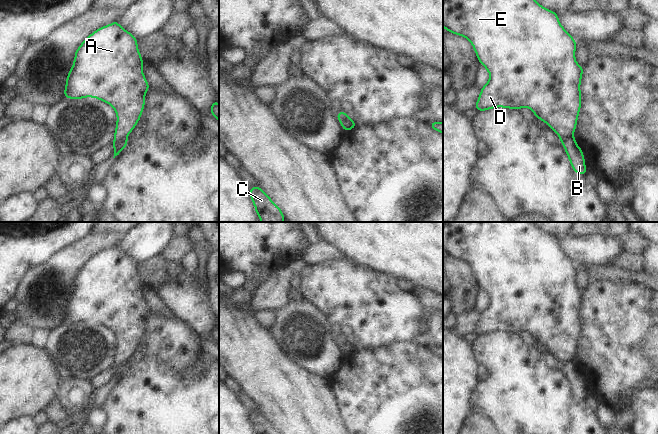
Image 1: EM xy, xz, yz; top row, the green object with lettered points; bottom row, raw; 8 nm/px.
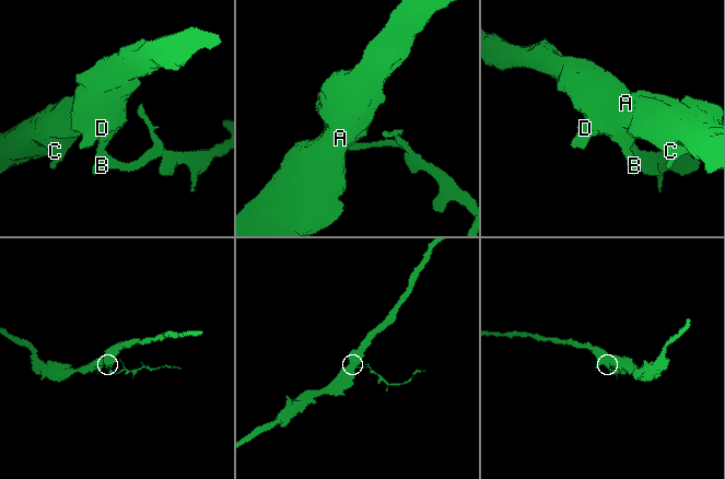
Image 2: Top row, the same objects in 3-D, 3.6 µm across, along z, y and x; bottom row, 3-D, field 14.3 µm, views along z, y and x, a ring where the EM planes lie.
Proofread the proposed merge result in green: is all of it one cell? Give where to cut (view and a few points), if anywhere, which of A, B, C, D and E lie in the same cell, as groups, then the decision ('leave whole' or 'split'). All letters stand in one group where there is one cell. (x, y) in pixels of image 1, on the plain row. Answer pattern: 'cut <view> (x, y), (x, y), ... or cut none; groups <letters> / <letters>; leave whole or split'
cut xy (125, 362), (114, 365); groups A C D E / B; split

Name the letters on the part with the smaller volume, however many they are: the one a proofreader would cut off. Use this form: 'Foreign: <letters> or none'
Foreign: B.

